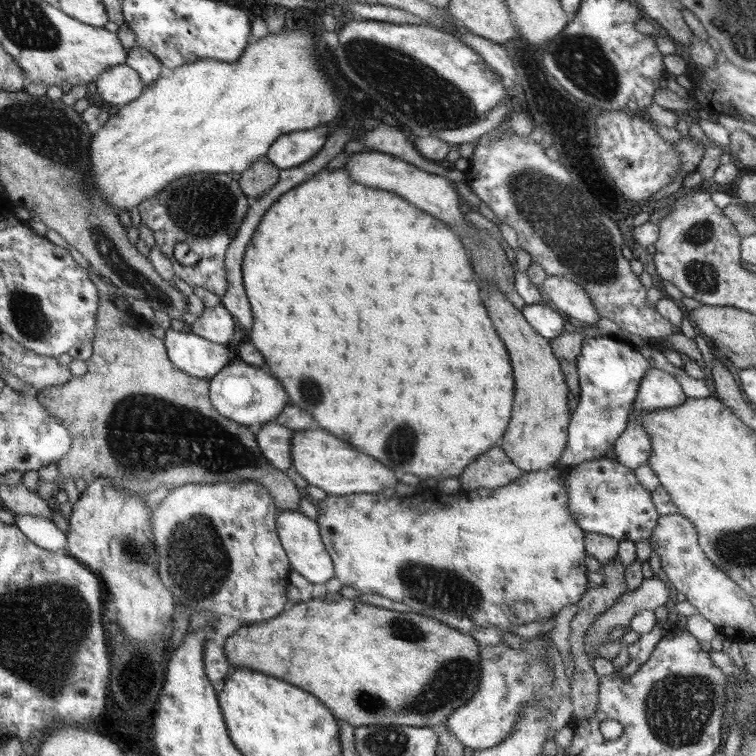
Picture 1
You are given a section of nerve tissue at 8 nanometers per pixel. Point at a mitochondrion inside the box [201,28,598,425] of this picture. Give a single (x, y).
(423, 86)

